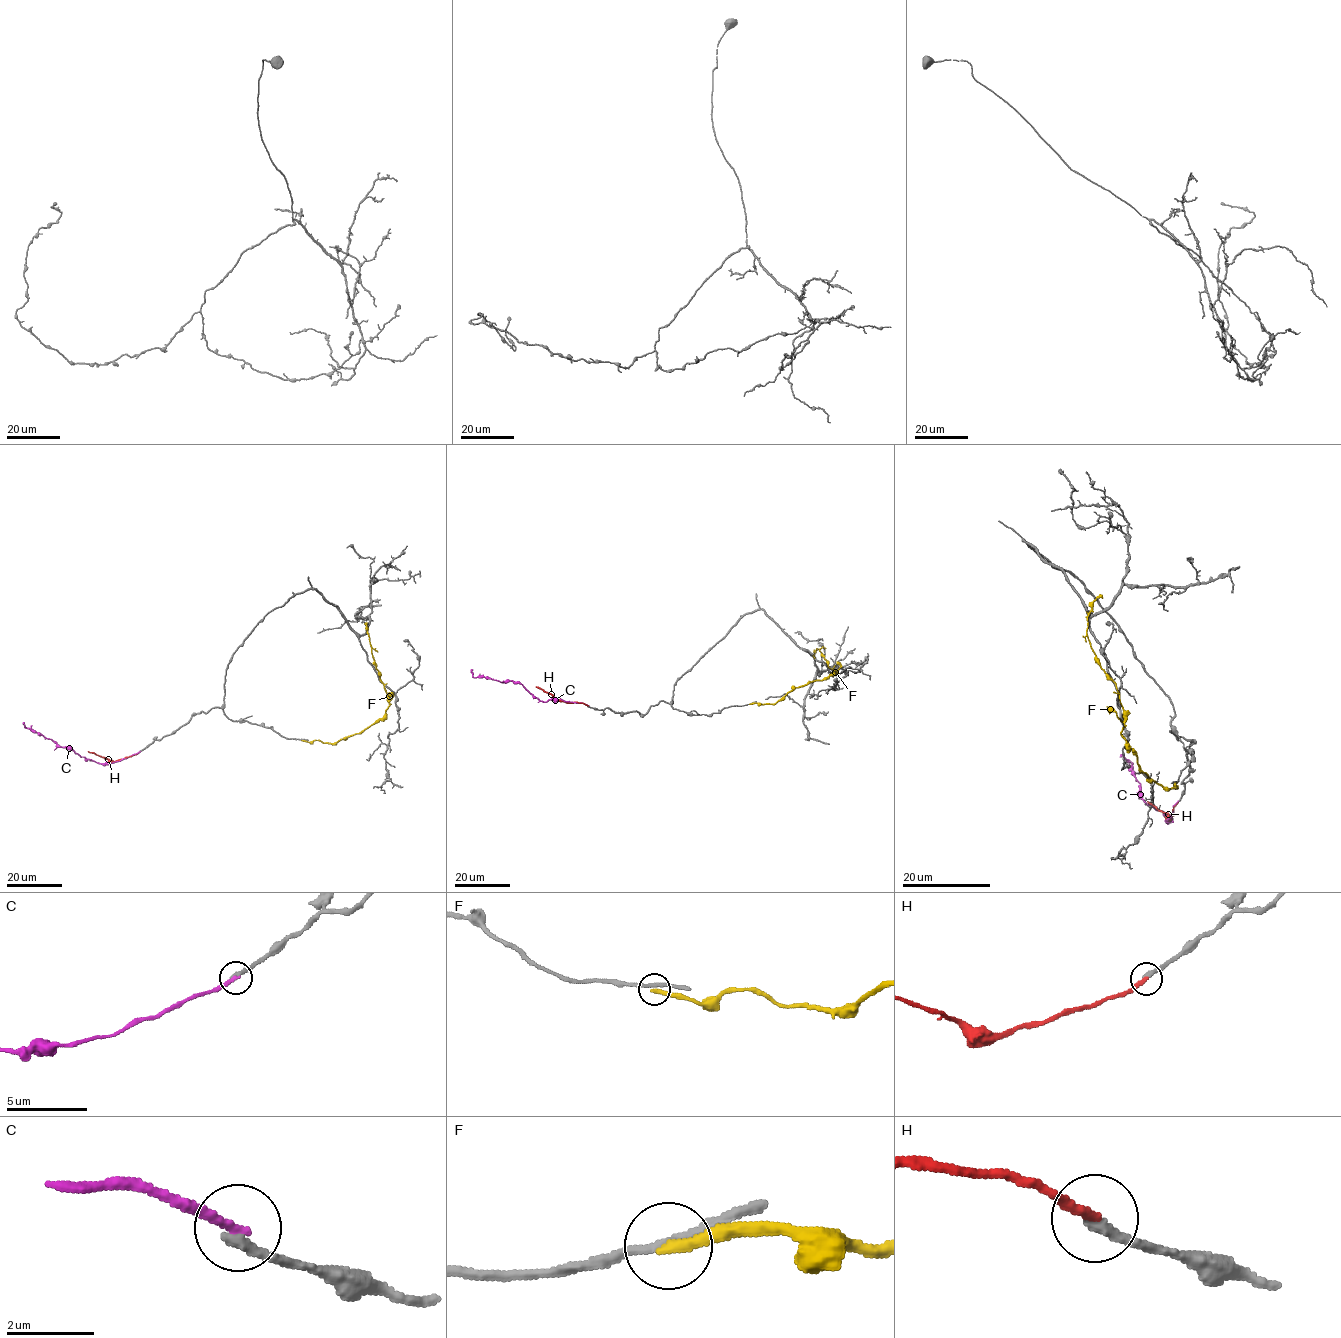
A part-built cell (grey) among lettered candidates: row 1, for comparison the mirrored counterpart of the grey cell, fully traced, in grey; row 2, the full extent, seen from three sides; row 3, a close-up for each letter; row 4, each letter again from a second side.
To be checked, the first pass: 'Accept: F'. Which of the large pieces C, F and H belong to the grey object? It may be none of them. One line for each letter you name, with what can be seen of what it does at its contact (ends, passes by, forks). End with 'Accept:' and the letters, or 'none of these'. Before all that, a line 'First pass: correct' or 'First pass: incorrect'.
First pass: incorrect
H: it ends there
Accept: H

